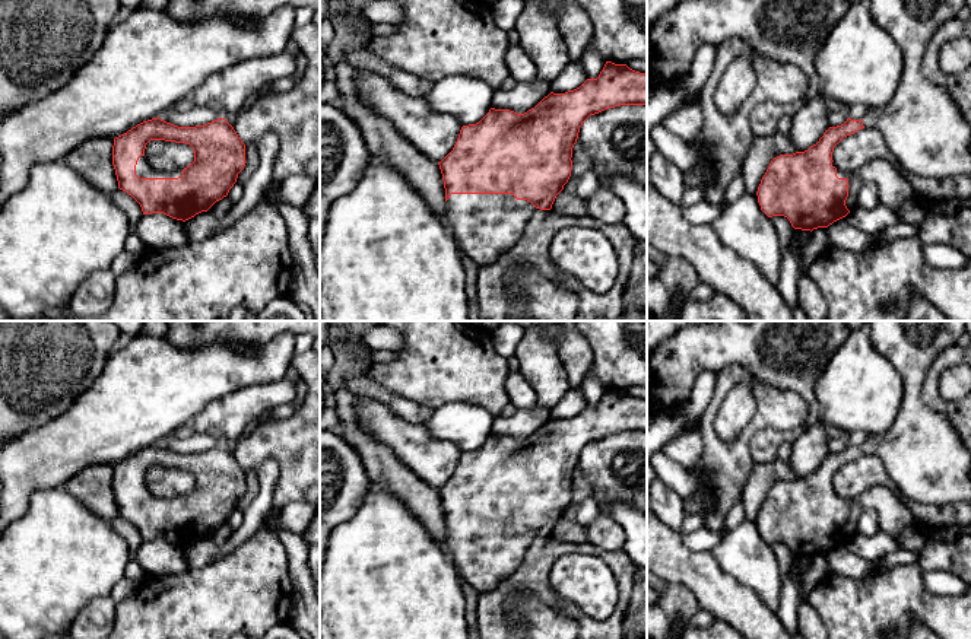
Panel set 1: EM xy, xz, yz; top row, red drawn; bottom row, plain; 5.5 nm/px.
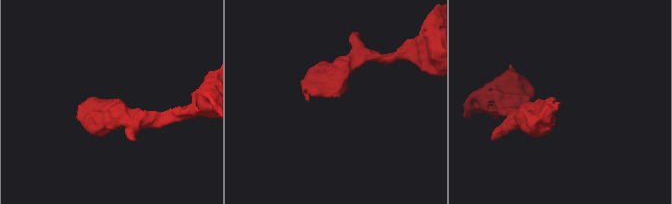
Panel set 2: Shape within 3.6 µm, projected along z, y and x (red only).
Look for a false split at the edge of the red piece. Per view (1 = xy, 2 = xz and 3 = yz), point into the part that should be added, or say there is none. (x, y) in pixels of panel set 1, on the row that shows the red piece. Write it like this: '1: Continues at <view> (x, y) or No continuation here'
1: Continues at xy (143, 169)
2: Continues at xz (485, 226)
3: Continues at yz (925, 130)

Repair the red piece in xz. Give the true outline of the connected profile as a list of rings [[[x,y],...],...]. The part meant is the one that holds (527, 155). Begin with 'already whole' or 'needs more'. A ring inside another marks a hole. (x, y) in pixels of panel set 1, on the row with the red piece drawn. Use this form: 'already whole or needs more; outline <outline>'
needs more; outline [[[606,61],[597,79],[587,79],[580,88],[565,93],[550,92],[524,114],[491,108],[479,123],[463,125],[453,150],[438,162],[445,188],[447,223],[463,255],[480,266],[496,261],[511,249],[521,238],[529,217],[537,209],[550,210],[568,182],[572,147],[583,123],[590,115],[621,105],[647,105],[647,74],[626,64]]]

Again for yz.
needs more; outline [[[870,0],[872,20],[899,45],[904,54],[904,70],[899,88],[889,104],[869,108],[860,120],[847,118],[837,127],[829,127],[819,142],[805,152],[793,155],[780,155],[774,158],[761,179],[756,195],[761,210],[768,216],[784,216],[790,220],[794,229],[813,231],[828,228],[834,222],[845,217],[857,207],[857,195],[864,184],[872,184],[878,191],[879,203],[892,210],[898,210],[905,201],[913,200],[914,191],[910,181],[902,175],[902,169],[916,177],[923,178],[945,178],[962,174],[971,174],[971,128],[964,121],[964,117],[945,88],[933,86],[921,77],[921,61],[926,47],[936,29],[958,16],[967,0]],[[861,128],[878,128],[895,158],[891,163],[885,159],[873,159],[854,172],[843,172],[835,168],[832,160],[834,147],[847,136],[857,133]]]

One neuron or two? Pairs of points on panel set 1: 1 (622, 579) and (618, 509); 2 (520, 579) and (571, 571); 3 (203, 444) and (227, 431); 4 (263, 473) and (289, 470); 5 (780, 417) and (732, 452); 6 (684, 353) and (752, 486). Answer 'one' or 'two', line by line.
1: two
2: two
3: two
4: two
5: one
6: two

